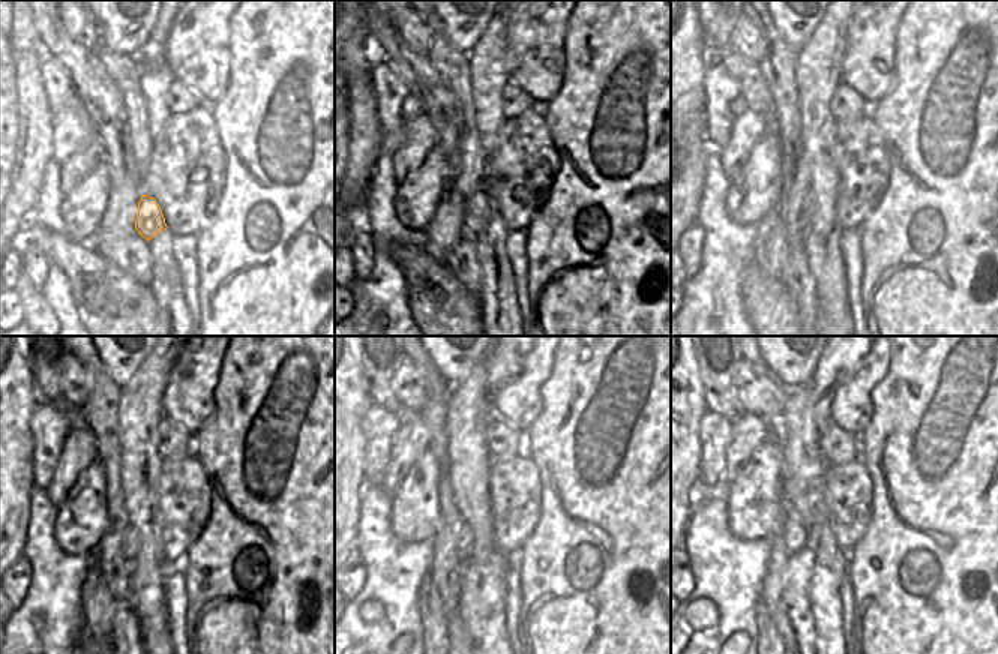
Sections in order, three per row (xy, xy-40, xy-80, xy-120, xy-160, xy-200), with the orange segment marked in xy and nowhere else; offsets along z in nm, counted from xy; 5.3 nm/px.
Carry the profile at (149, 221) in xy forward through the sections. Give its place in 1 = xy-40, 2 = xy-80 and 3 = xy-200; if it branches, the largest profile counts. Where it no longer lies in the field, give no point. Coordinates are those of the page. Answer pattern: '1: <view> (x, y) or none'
1: xy-40 (479, 206)
2: xy-80 (808, 206)
3: xy-200 (794, 534)

